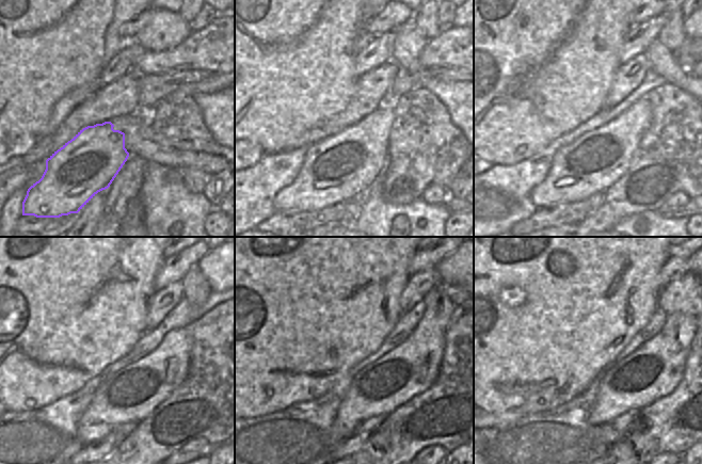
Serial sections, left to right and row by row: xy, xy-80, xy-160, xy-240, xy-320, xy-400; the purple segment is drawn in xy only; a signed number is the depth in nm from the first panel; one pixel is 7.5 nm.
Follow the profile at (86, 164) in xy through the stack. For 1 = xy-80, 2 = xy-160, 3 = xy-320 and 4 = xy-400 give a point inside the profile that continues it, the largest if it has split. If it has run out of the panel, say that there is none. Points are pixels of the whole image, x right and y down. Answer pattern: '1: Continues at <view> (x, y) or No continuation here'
1: Continues at xy-80 (337, 168)
2: Continues at xy-160 (593, 162)
3: Continues at xy-320 (410, 369)
4: Continues at xy-400 (654, 370).

